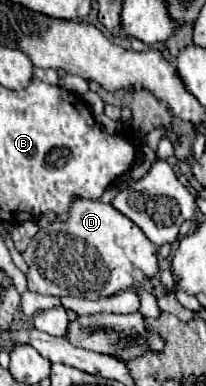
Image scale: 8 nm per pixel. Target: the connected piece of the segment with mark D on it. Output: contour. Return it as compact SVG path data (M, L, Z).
M78 199L72 207L70 207L70 213L68 213L68 219L66 221L60 221L60 223L52 223L48 227L42 227L34 239L30 241L28 249L22 251L22 257L28 265L28 273L26 273L26 279L28 279L28 291L36 291L36 293L44 293L44 295L58 295L58 297L84 297L84 299L100 299L100 297L110 297L110 295L116 295L124 289L140 289L142 283L142 277L154 277L158 273L158 247L140 231L140 227L136 227L136 223L132 223L130 219L124 219L124 215L120 215L120 211L116 211L112 205L108 203L102 203L102 201L90 201L90 199Z

